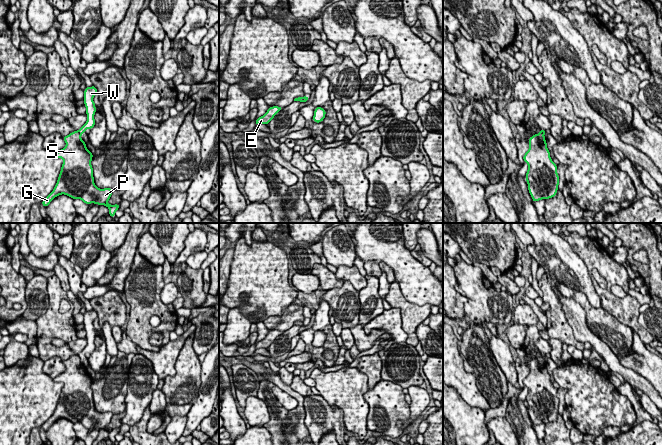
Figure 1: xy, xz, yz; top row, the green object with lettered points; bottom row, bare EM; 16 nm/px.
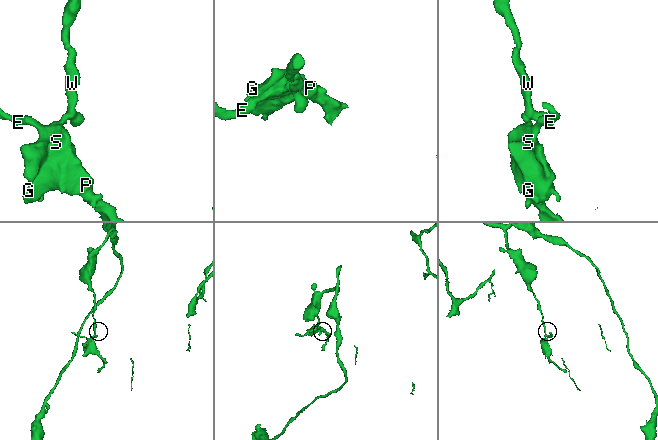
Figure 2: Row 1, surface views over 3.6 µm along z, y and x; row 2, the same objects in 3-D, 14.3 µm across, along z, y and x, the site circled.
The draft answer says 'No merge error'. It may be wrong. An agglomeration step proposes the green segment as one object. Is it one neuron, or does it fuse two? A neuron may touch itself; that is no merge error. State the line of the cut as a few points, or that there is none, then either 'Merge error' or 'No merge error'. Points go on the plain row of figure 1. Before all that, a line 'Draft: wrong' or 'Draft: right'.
Draft: wrong
Split along xy (78, 354), (80, 358). Merge error

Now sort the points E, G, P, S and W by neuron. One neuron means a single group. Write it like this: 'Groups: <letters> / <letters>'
Groups: E G P S / W

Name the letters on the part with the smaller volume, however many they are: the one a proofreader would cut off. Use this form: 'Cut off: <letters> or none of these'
Cut off: E, G, P, S

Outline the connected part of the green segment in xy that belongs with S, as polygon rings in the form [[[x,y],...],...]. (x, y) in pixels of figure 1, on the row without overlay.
[[[79,355],[71,356],[63,364],[66,370],[53,380],[64,386],[53,415],[41,426],[42,429],[46,432],[55,421],[65,418],[72,423],[81,423],[87,429],[92,426],[104,429],[109,432],[108,439],[114,442],[120,428],[107,427],[113,416],[111,412],[96,411],[91,389],[93,378],[87,373]]]

